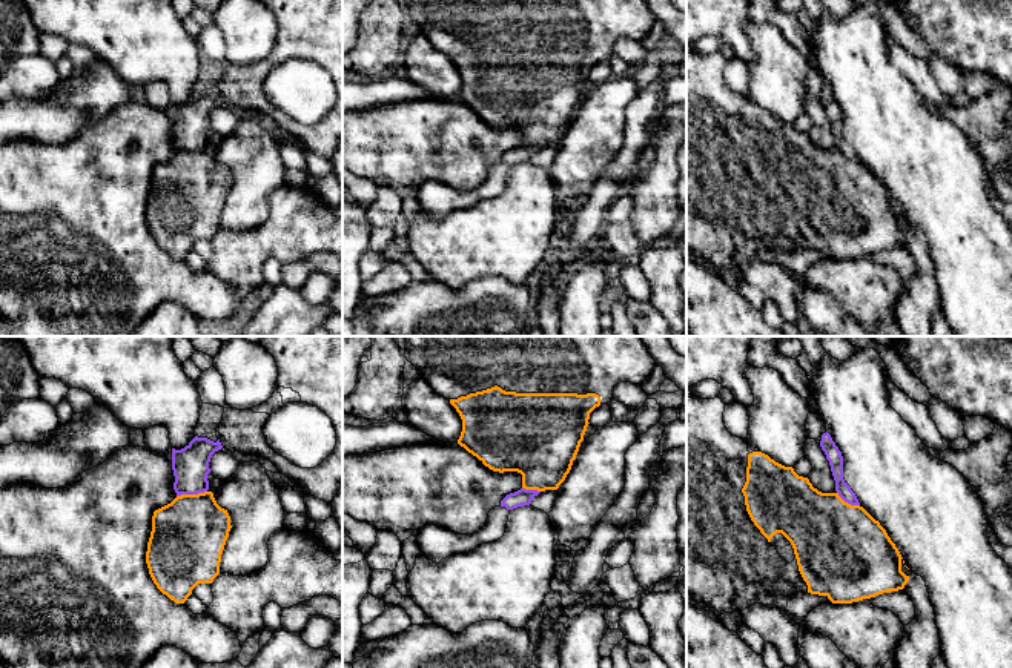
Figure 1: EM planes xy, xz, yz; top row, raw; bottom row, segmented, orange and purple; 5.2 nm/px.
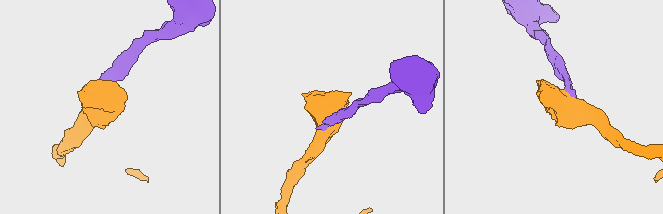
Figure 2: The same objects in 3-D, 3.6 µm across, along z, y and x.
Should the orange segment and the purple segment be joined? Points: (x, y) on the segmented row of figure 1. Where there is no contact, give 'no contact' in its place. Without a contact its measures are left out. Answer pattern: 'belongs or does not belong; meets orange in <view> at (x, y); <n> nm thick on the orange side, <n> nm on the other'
does not belong; meets orange in xy at (191, 495); 380 nm thick on the orange side, 190 nm on the other

